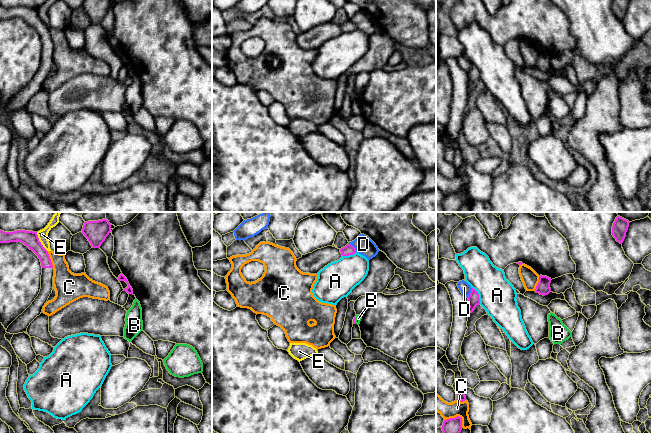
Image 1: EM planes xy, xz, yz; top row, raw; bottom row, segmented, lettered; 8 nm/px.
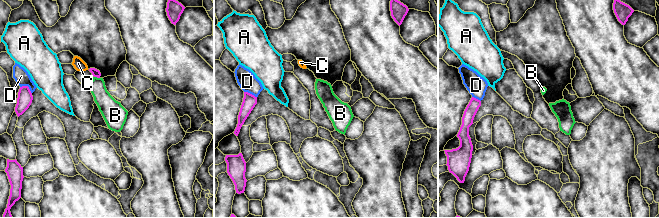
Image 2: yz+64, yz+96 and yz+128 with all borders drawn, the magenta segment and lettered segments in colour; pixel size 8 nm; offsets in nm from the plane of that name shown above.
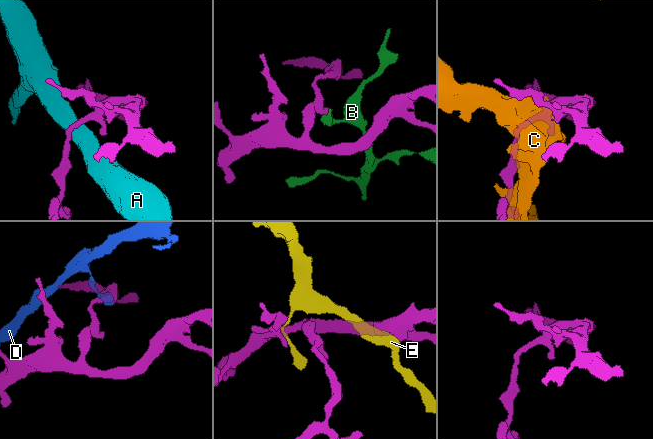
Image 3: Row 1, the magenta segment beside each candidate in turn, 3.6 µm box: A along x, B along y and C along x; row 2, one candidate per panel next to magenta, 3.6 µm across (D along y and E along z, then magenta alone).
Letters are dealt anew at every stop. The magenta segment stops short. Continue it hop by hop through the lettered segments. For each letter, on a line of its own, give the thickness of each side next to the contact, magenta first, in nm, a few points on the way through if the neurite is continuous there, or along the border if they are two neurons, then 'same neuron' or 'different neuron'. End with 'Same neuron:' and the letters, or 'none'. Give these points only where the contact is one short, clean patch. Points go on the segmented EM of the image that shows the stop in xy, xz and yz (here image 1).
A: 100 nm thick on the magenta side, 300 nm on the other; border along yz (472, 287), (477, 292), (480, 303); different neuron
B: 20 nm thick on the magenta side, 50 nm on the other; border along xz (354, 317), (355, 323); different neuron
C: 130 nm thick on the magenta side, 130 nm on the other; different neuron
D: 100 nm thick on the magenta side, 90 nm on the other; border along yz (472, 288), (467, 297); different neuron
E: 130 nm thick on the magenta side, 80 nm on the other; different neuron
Same neuron: none

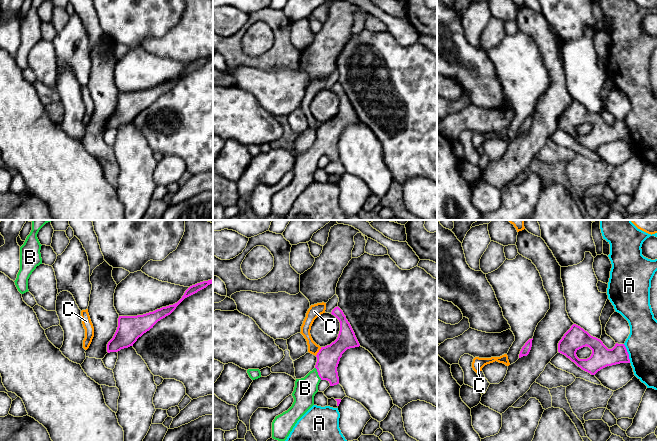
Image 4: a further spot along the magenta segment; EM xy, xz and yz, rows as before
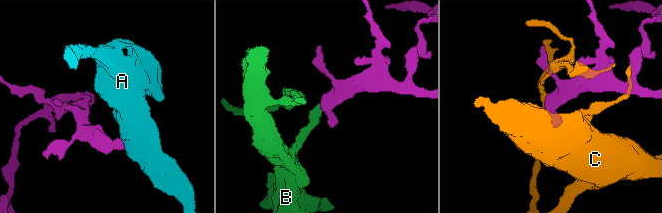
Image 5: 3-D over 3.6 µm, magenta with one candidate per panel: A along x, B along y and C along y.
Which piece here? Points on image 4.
A: 170 nm thick on the magenta side, 260 nm on the other; border along yz (623, 344), (630, 362); different neuron
B: 190 nm thick on the magenta side, 180 nm on the other; runs through xz (328, 357), (327, 364), (318, 373), (305, 388); same neuron
C: 190 nm thick on the magenta side, 90 nm on the other; different neuron
Same neuron: B

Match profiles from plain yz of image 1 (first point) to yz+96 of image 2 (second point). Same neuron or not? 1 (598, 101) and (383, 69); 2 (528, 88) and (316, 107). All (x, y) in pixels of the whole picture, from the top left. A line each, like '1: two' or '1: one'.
1: two
2: two

